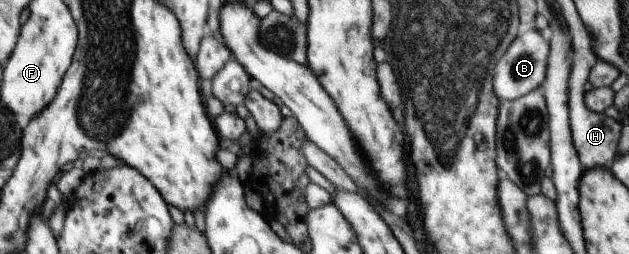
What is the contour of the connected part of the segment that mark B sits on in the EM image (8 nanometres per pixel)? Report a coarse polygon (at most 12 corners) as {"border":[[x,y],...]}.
{"border":[[536,28],[504,51],[494,89],[509,102],[545,79],[549,42]]}

